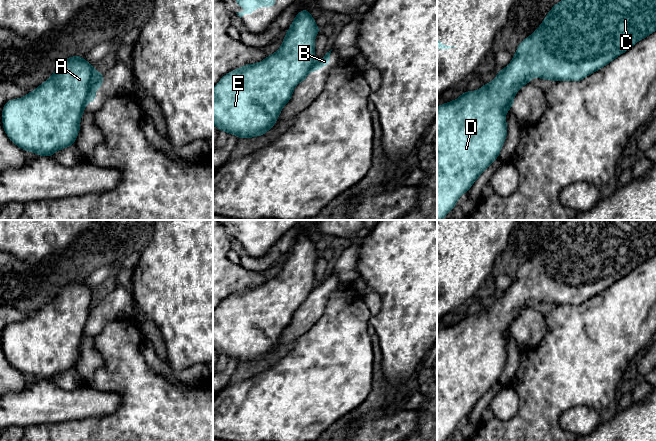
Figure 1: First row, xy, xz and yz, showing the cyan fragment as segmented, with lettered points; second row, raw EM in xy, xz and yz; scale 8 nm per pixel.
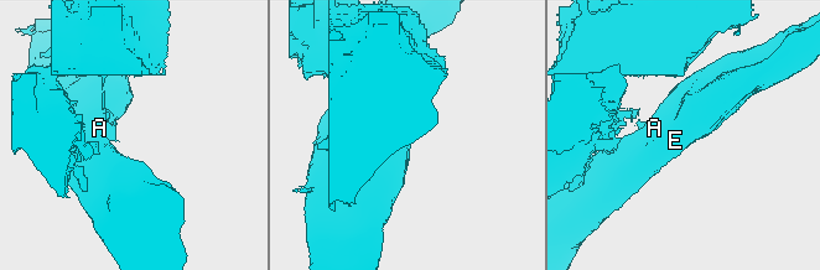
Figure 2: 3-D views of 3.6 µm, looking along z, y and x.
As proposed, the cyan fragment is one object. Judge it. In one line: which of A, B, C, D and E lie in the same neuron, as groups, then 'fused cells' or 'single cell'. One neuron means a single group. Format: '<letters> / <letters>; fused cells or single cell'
A B C D E; single cell

